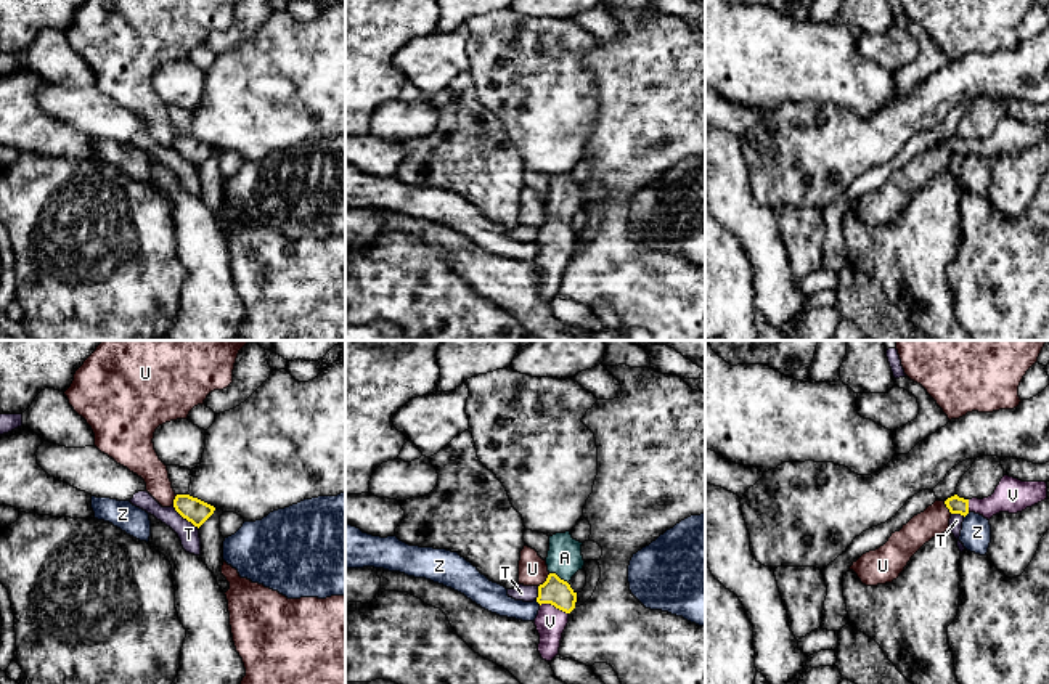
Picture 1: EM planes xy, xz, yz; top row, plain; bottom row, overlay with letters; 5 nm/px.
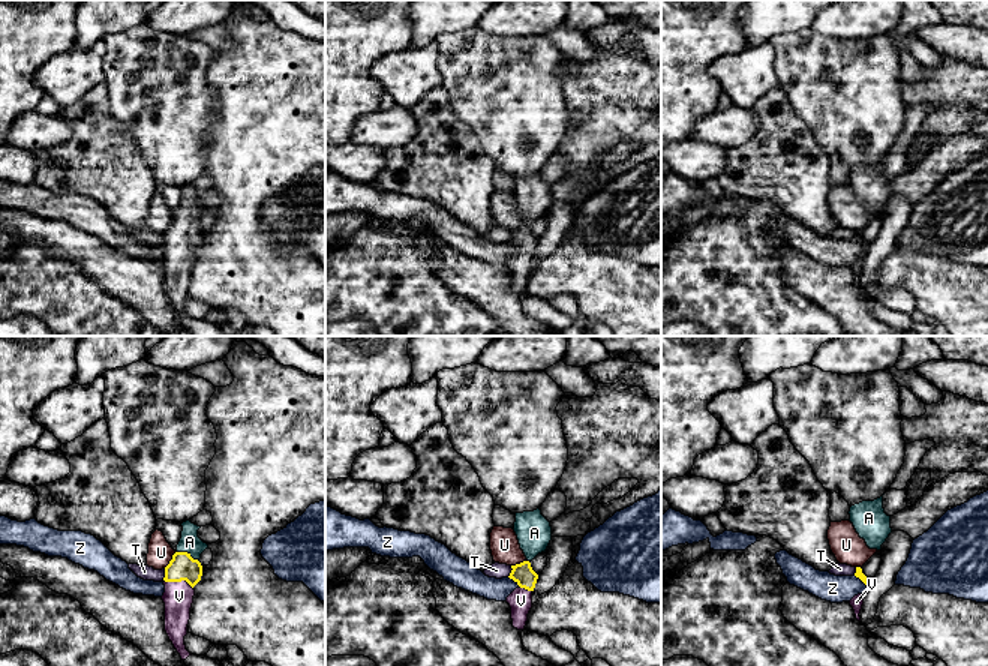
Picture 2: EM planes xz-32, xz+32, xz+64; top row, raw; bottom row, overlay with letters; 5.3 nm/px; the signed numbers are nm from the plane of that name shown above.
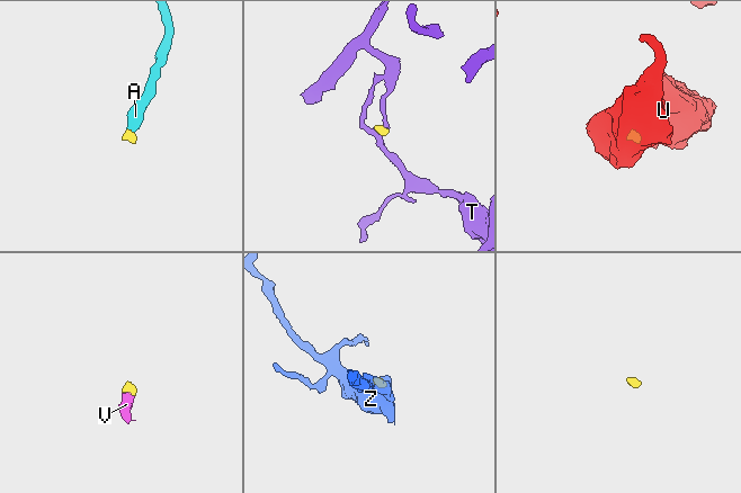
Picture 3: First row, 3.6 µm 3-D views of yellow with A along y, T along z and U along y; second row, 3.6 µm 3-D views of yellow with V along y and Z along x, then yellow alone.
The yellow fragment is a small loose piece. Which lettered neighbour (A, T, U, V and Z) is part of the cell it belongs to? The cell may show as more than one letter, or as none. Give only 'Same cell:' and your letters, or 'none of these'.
Same cell: A, V

